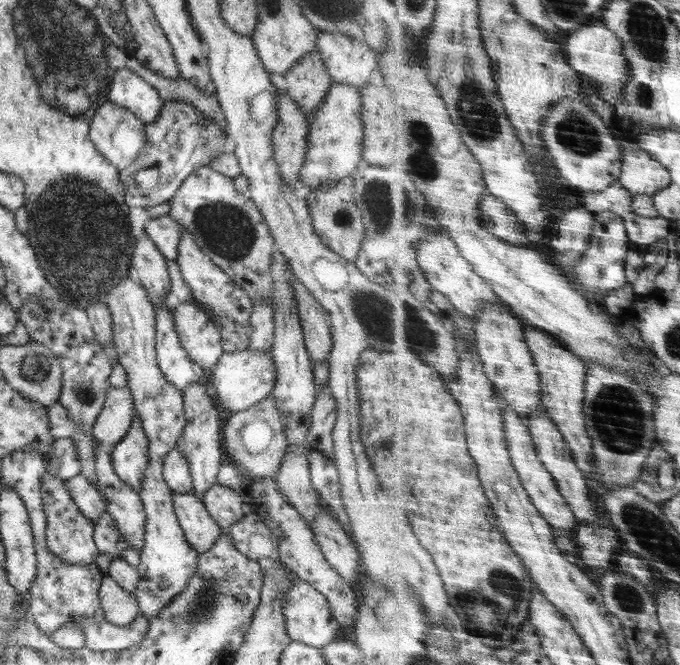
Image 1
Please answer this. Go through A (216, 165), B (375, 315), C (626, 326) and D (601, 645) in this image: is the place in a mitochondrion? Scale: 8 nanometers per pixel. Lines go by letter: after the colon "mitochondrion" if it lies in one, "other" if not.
A: other
B: mitochondrion
C: other
D: other

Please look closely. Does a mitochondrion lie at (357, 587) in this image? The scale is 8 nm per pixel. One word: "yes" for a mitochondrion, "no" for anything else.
no

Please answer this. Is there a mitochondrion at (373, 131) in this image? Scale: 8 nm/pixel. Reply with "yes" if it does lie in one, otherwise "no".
no

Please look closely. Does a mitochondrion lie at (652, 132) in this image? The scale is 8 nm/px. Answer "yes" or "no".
no

